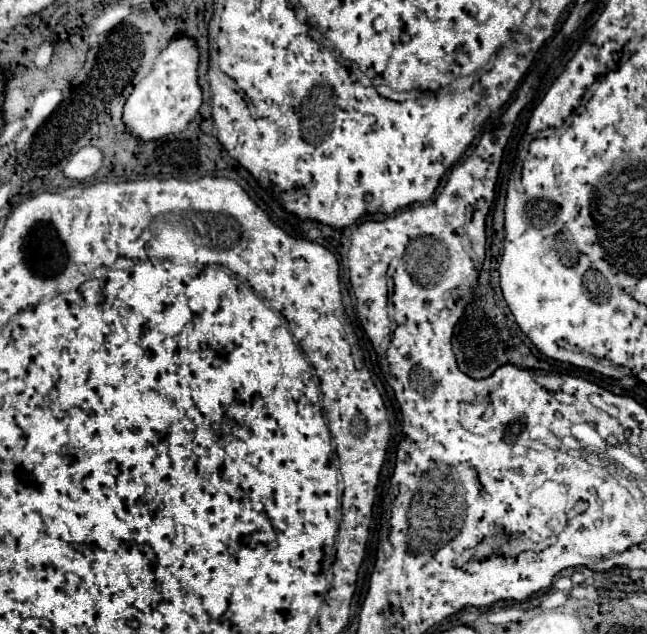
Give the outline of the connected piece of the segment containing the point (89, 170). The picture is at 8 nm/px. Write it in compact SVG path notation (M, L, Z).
M85 146L67 162L67 166L63 168L63 174L69 180L81 182L81 180L91 178L101 168L101 162L103 162L101 150L95 146Z

